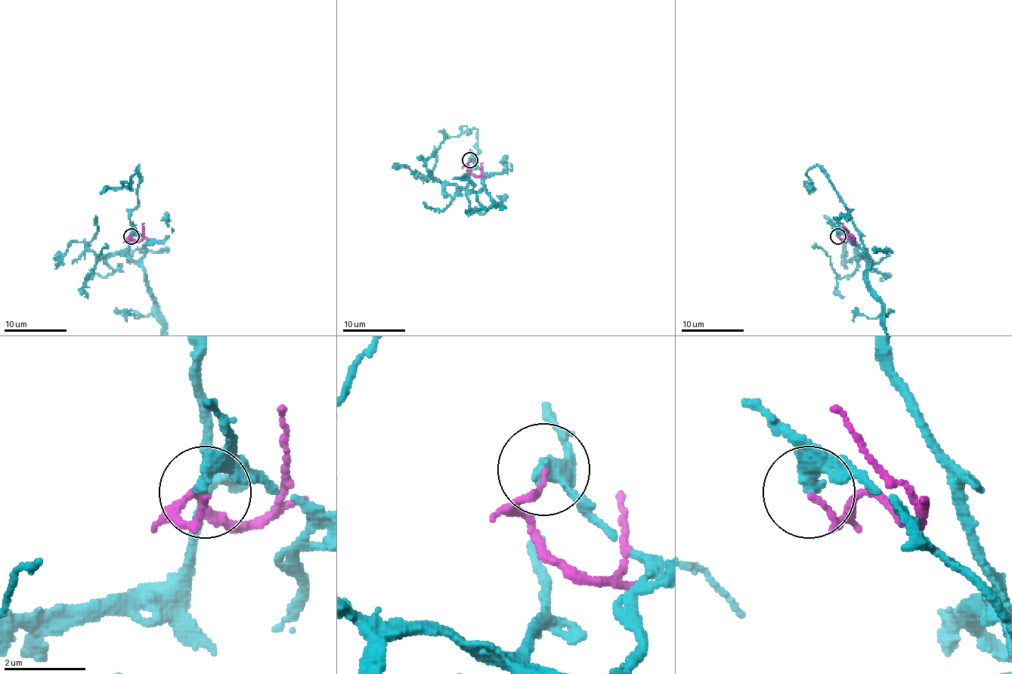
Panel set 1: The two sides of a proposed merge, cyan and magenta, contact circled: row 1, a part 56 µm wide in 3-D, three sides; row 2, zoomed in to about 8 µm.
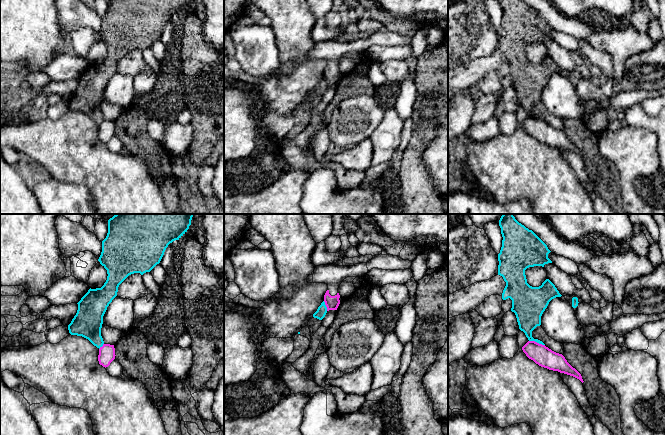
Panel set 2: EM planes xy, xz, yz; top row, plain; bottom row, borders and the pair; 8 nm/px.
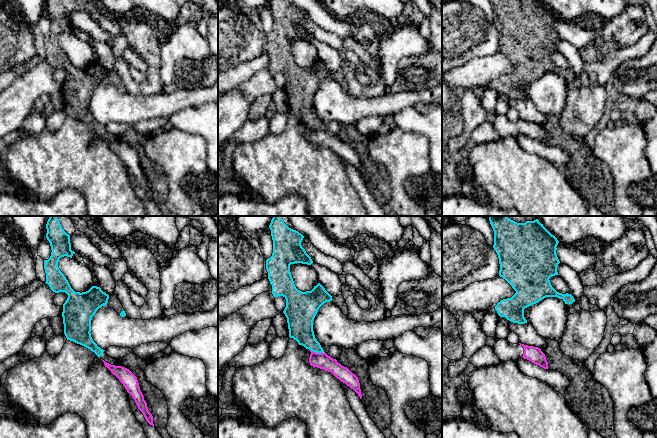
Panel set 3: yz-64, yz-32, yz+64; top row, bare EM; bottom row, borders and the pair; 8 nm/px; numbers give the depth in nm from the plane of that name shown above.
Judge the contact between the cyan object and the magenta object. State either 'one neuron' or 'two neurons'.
two neurons

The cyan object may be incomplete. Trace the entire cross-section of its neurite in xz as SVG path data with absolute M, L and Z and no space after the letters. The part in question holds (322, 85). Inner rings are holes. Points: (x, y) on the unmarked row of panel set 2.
M323 77L321 81L318 83L317 87L313 90L313 93L322 96L325 93L326 89L327 83L325 81L325 78Z

